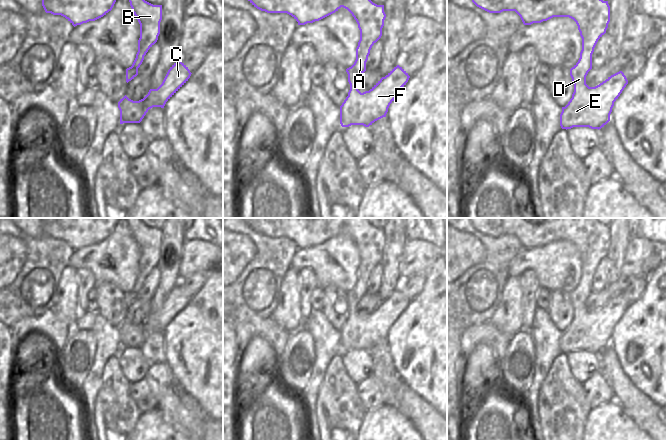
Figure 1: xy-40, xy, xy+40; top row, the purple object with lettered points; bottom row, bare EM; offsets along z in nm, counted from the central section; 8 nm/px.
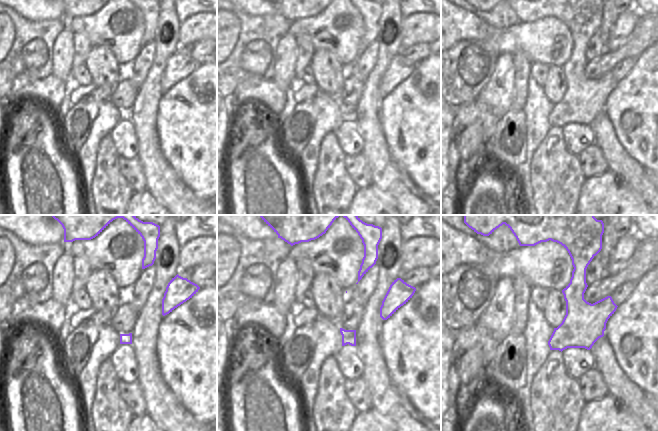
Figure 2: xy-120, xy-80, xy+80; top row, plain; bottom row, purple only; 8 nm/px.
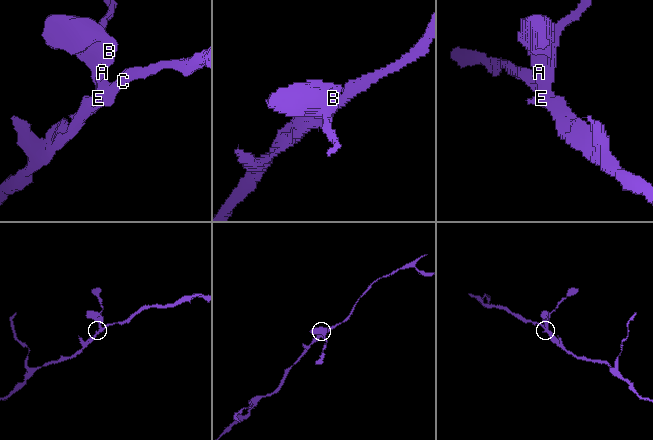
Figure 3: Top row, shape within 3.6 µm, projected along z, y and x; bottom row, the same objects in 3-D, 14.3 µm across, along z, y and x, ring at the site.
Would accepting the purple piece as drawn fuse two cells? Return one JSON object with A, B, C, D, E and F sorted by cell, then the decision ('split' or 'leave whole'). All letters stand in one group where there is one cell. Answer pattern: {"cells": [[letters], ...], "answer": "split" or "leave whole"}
{"cells": [["A", "B", "C", "D", "E", "F"]], "answer": "leave whole"}

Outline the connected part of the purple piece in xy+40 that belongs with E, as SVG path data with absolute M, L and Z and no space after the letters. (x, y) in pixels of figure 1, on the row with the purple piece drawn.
M472 0L479 8L489 13L515 11L524 25L541 23L553 17L569 17L573 19L582 38L582 50L578 62L570 69L570 76L574 84L572 98L560 114L562 129L573 127L589 127L601 129L610 121L610 114L614 102L618 99L628 80L622 71L619 71L595 87L586 84L586 76L592 69L592 54L598 40L606 33L610 22L610 6L603 0Z

